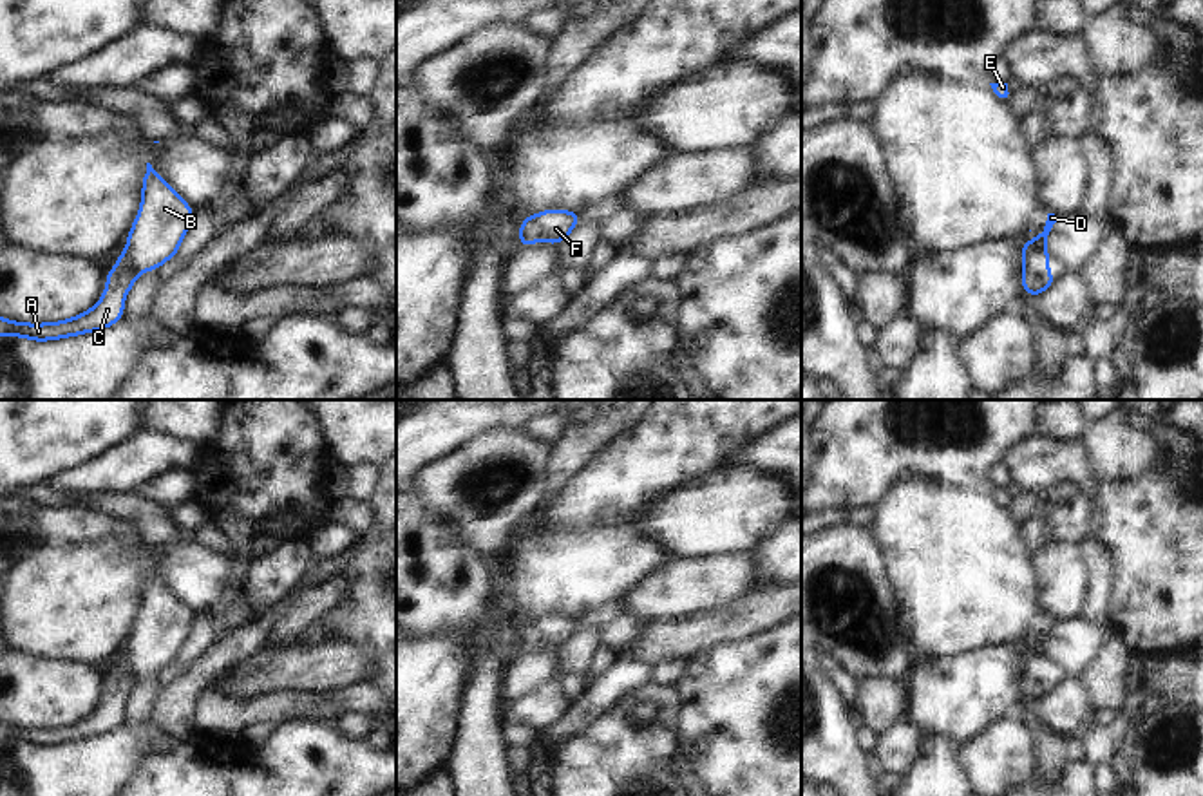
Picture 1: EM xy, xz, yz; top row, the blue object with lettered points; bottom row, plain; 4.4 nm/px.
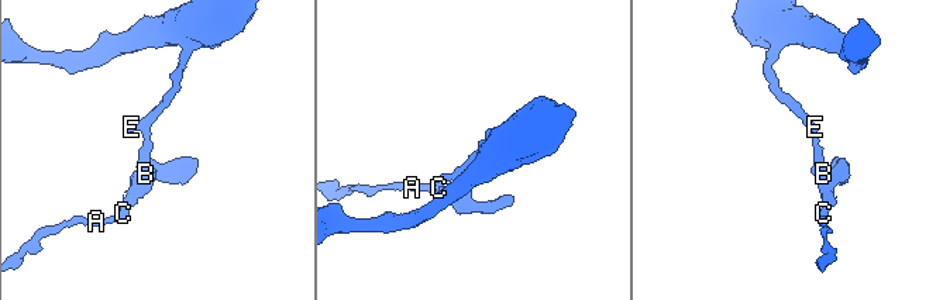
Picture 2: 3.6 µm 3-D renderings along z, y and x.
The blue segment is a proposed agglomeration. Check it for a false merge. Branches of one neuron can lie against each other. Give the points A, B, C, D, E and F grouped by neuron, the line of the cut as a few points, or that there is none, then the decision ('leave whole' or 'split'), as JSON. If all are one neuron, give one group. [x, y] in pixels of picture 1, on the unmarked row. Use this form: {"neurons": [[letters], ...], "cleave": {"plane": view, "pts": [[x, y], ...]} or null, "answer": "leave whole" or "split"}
{"neurons": [["A", "C"], ["B", "D", "E", "F"]], "cleave": {"plane": "xy", "pts": [[123, 659], [138, 679]]}, "answer": "split"}

